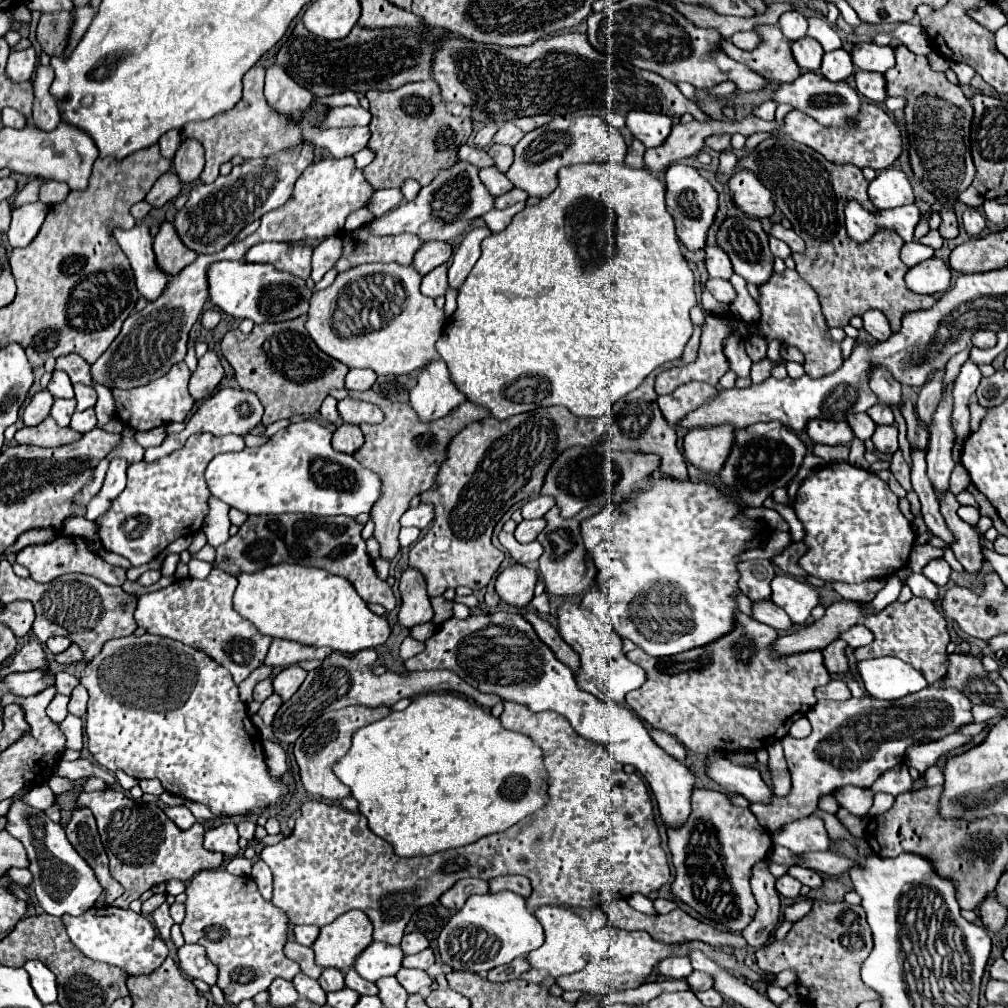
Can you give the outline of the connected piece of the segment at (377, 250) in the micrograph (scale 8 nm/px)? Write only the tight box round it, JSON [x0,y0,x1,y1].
[334,224,420,272]

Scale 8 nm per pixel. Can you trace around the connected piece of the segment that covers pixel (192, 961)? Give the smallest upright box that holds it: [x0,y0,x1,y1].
[178,944,216,986]

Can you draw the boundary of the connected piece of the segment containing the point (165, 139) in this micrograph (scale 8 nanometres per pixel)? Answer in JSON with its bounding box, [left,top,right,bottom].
[160,130,182,160]

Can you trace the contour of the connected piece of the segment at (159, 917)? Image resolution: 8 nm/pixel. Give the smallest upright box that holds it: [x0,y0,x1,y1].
[150,902,174,942]

